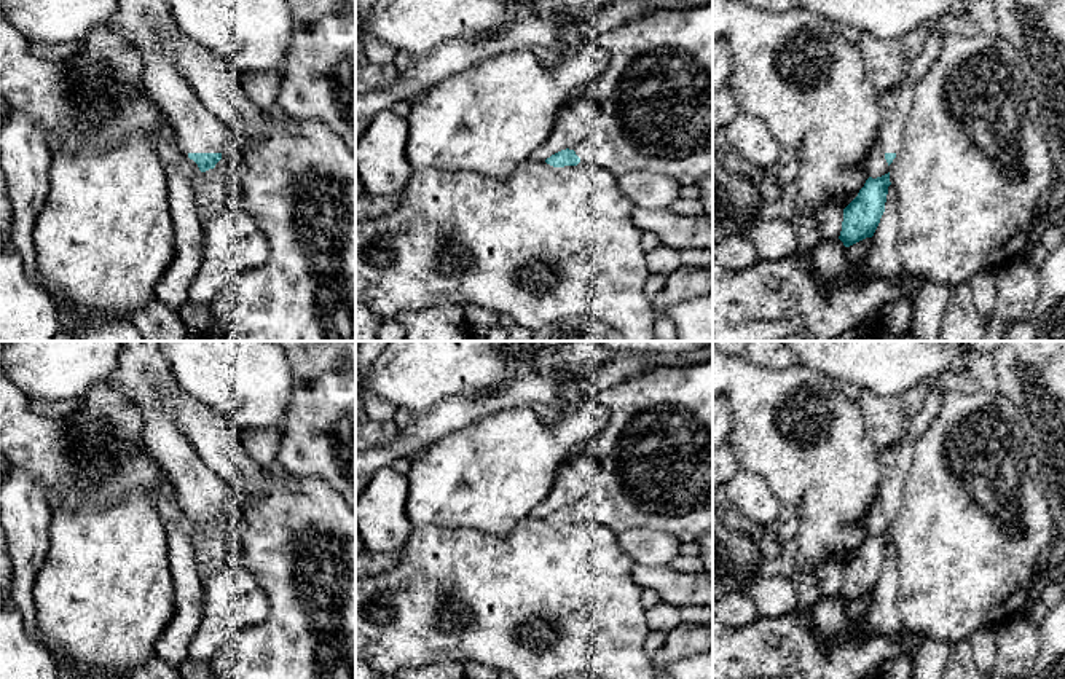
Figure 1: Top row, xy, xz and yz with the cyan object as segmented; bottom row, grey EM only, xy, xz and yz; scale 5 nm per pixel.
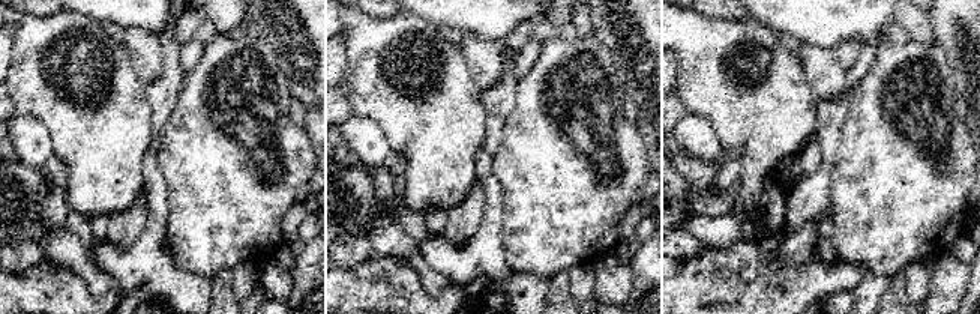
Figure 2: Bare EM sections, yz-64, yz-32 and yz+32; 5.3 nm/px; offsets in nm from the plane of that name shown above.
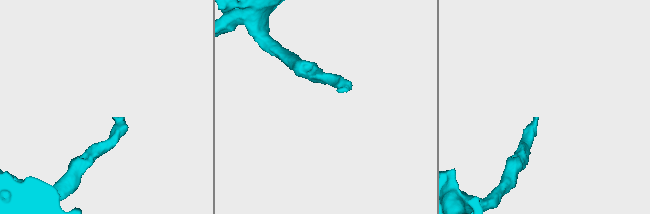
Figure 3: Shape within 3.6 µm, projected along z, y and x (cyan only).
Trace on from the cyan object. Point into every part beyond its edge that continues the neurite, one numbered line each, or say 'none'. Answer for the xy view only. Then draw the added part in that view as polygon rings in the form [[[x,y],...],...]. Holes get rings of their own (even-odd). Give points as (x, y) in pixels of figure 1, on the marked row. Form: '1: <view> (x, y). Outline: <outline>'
1: xy (142, 23). Outline: [[[120,0],[112,26],[142,54],[143,84],[150,99],[172,124],[183,153],[223,153],[234,134],[201,102],[163,48],[164,30],[177,32],[166,0]]]

